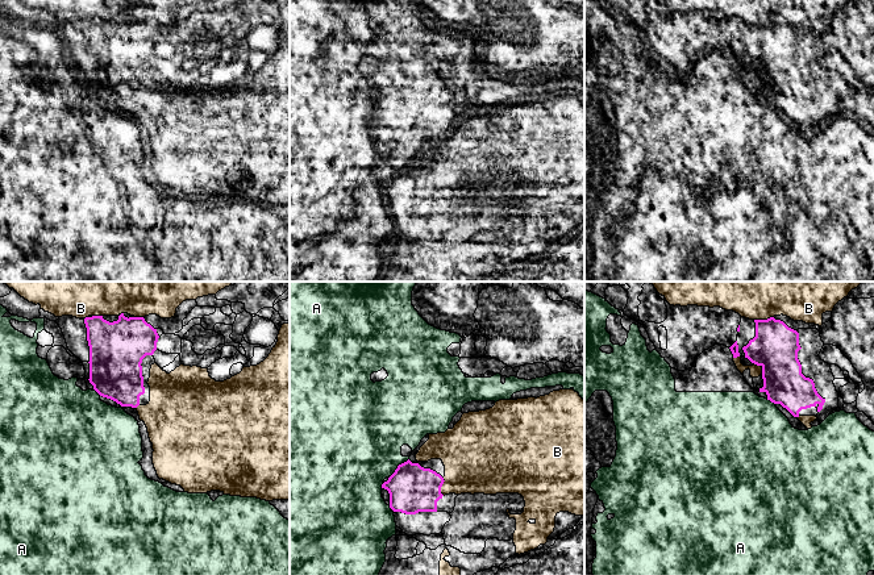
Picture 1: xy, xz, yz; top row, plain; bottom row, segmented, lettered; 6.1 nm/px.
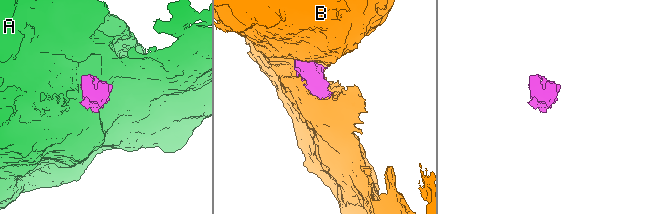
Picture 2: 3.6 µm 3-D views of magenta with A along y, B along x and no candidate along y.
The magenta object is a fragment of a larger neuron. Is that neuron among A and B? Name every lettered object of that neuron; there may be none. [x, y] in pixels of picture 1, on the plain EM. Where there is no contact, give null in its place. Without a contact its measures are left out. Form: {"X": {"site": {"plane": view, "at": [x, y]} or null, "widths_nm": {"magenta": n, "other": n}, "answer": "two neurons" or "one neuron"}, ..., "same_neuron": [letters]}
{"A": {"site": {"plane": "xz", "at": [398, 171]}, "widths_nm": {"magenta": 300, "other": 480}, "answer": "one neuron"}, "B": {"site": {"plane": "yz", "at": [764, 25]}, "widths_nm": {"magenta": 280, "other": 160}, "answer": "two neurons"}, "same_neuron": ["A"]}

